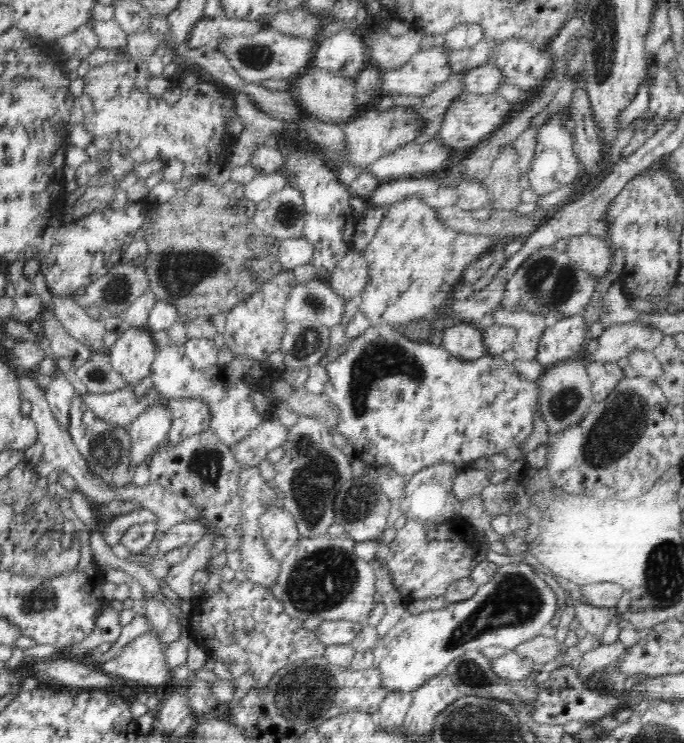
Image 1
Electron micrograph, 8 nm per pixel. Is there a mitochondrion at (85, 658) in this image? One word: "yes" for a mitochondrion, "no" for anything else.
no

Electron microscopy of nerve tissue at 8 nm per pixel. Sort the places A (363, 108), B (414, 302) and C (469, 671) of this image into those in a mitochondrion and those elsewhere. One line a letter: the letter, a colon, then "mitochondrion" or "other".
A: other
B: other
C: mitochondrion

